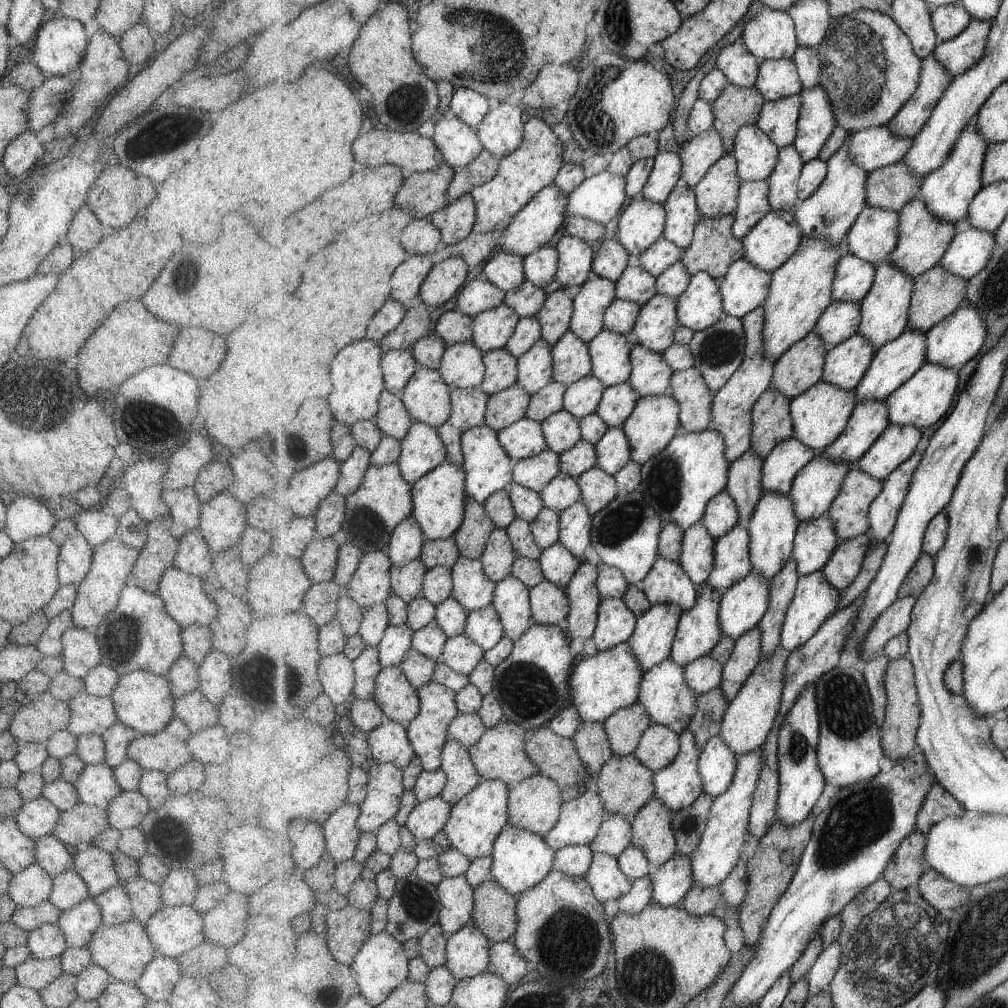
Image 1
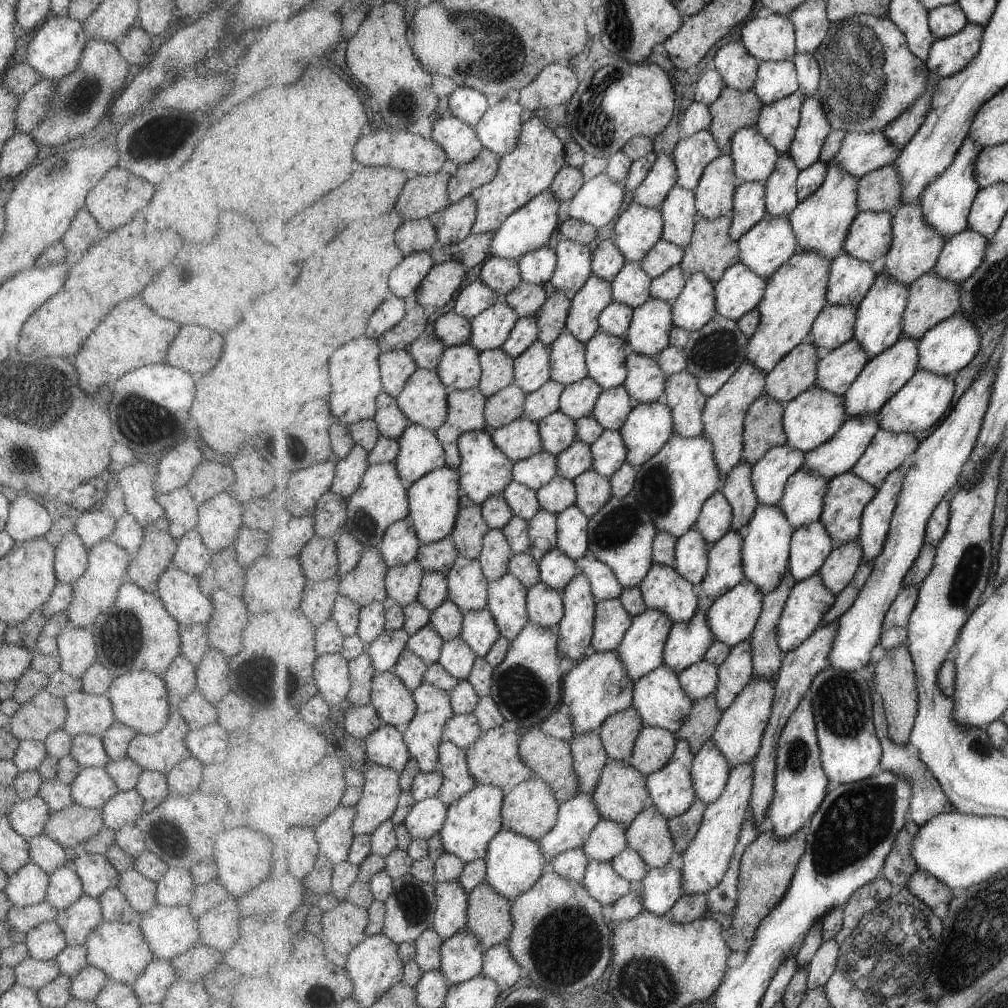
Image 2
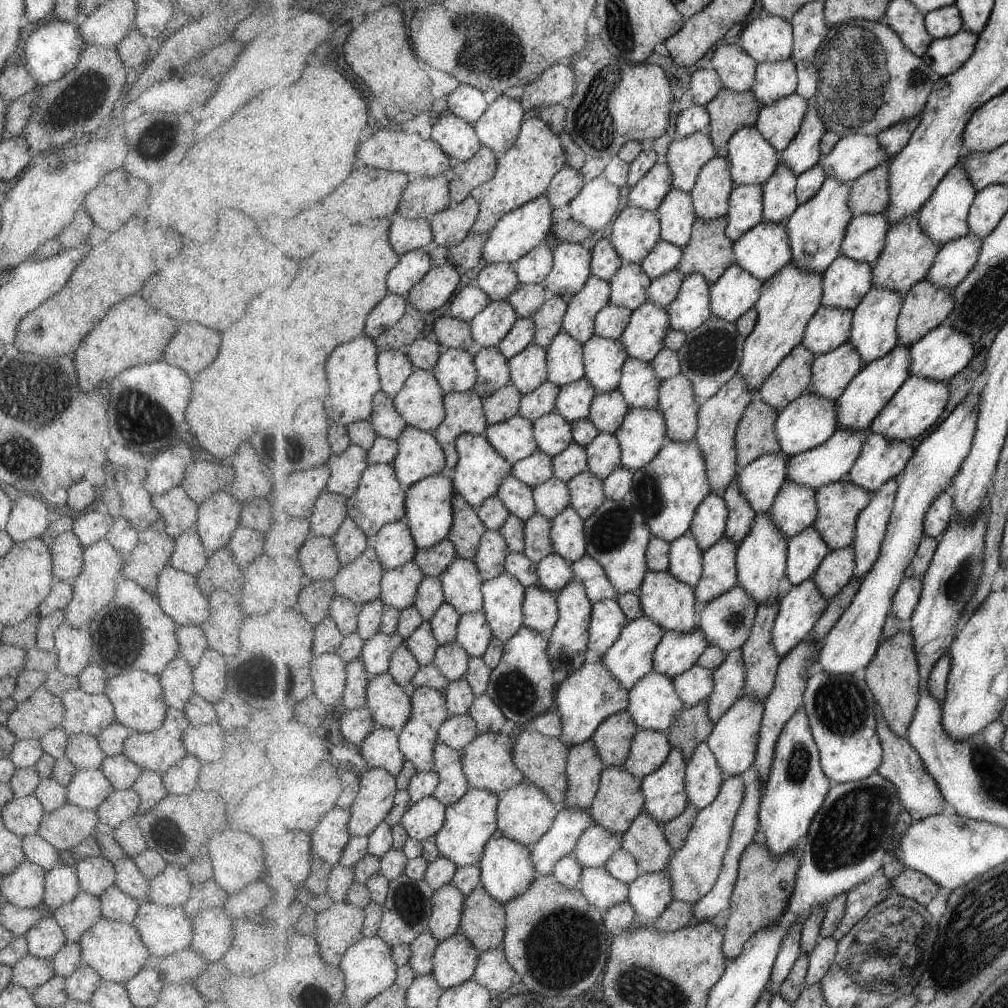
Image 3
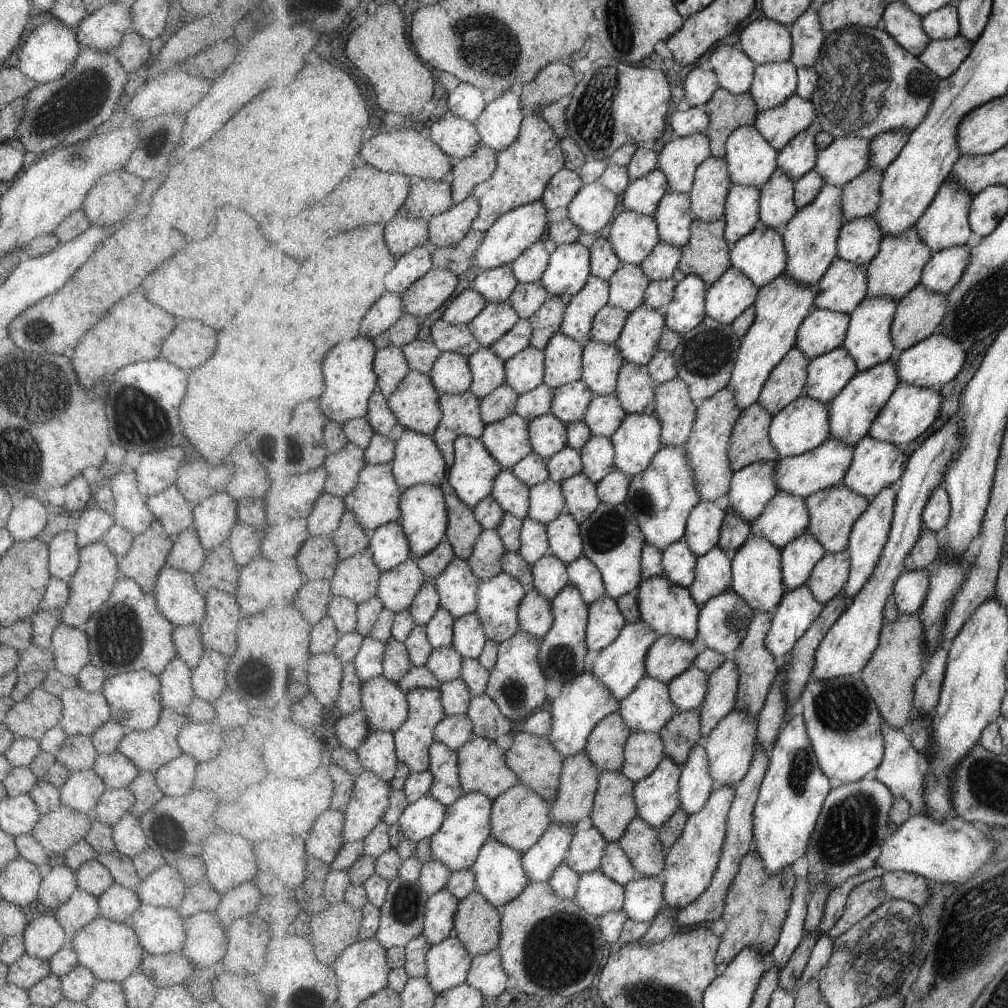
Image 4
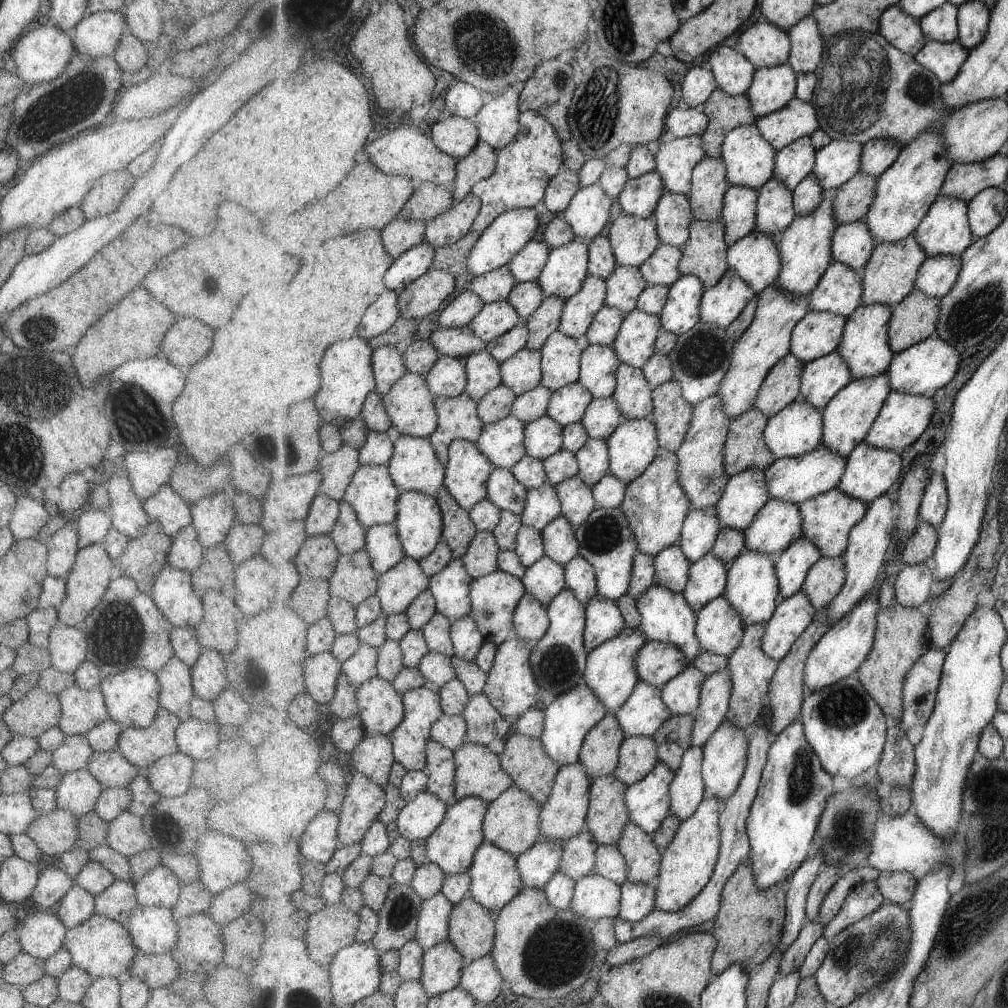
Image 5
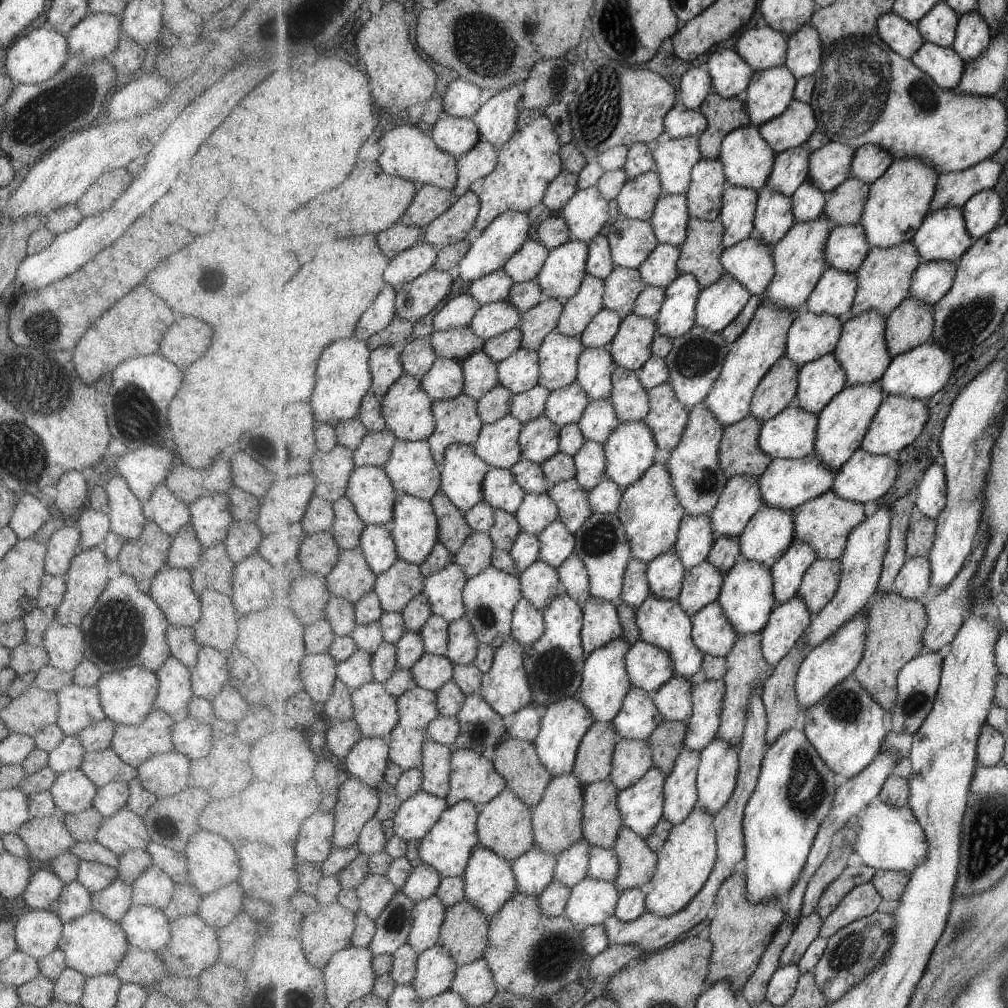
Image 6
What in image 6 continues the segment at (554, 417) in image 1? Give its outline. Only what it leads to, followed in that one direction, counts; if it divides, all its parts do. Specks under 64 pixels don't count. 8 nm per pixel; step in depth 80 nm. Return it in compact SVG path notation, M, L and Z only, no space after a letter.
M545 416L523 424L519 440L522 459L541 465L556 456L561 451L560 430L560 426Z

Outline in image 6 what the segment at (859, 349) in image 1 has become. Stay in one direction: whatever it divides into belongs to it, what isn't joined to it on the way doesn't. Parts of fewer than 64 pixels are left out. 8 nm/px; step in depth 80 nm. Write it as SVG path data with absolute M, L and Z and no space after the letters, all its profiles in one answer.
M832 353L800 368L799 392L795 403L807 412L819 414L846 387L847 374Z

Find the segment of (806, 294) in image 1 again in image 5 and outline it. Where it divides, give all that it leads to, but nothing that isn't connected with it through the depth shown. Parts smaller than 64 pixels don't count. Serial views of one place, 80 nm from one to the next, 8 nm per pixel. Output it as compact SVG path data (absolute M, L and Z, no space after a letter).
M775 285L759 293L757 299L759 302L755 319L749 329L737 339L731 368L720 385L720 392L717 392L717 396L721 396L725 414L732 420L754 408L769 372L792 352L793 330L809 315L811 307L810 296L793 296Z

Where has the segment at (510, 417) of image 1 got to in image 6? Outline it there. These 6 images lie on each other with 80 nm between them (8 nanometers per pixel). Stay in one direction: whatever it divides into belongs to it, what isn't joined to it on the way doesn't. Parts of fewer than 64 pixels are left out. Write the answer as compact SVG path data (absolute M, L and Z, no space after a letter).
M498 385L478 401L478 412L484 425L495 423L508 416L512 411L515 394L509 388Z

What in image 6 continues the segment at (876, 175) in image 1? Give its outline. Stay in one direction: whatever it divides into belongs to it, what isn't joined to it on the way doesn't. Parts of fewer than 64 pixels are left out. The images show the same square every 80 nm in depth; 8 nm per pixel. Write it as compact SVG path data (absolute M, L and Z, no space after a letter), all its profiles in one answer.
M851 177L841 187L833 190L831 198L826 202L827 218L837 226L855 226L861 223L865 204L869 199L871 185L859 178Z

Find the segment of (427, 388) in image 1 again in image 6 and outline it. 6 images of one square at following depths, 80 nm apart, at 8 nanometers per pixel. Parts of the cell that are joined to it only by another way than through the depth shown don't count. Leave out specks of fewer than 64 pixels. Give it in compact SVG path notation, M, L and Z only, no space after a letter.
M406 373L382 398L382 414L389 430L397 436L397 439L421 441L429 439L437 431L436 416L432 412L434 402L424 390L421 378Z

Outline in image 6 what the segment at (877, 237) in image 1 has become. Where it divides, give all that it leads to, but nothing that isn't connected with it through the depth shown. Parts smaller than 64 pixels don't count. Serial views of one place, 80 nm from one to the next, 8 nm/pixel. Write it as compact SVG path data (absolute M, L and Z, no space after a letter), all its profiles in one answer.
M863 224L836 226L825 244L827 264L837 270L857 273L872 250Z

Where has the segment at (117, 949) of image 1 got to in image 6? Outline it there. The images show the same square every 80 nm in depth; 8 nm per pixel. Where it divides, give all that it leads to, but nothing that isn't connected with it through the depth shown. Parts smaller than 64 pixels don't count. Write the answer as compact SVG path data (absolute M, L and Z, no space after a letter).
M92 910L73 918L73 920L63 922L61 936L57 942L57 950L63 952L65 966L84 976L113 973L127 948L129 948L127 940L117 923L103 918Z

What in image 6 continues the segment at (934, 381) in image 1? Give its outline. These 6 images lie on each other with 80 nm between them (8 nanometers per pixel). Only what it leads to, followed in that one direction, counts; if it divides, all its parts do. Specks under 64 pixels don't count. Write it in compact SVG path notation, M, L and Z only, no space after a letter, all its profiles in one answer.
M887 396L873 423L869 426L869 432L861 442L861 448L869 454L891 456L901 452L903 448L911 446L921 436L927 420L929 420L927 401L913 400L907 396Z

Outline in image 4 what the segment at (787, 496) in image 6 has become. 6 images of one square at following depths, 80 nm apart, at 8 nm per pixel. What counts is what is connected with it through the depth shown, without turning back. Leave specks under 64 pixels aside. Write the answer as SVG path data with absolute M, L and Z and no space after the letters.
M831 437L821 447L803 455L785 457L778 462L778 485L780 490L807 499L814 493L842 484L856 454L856 445Z

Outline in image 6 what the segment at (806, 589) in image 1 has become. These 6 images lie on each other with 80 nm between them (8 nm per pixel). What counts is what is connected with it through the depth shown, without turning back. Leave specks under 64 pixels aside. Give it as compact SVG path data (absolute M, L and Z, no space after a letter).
M798 596L780 604L762 631L762 653L774 668L798 644L812 624L812 612Z

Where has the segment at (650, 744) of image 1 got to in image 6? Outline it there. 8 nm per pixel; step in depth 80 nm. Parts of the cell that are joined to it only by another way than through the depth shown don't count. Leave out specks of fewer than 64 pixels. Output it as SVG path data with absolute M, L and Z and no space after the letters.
M622 739L613 752L613 784L623 791L641 781L655 767L648 741Z

